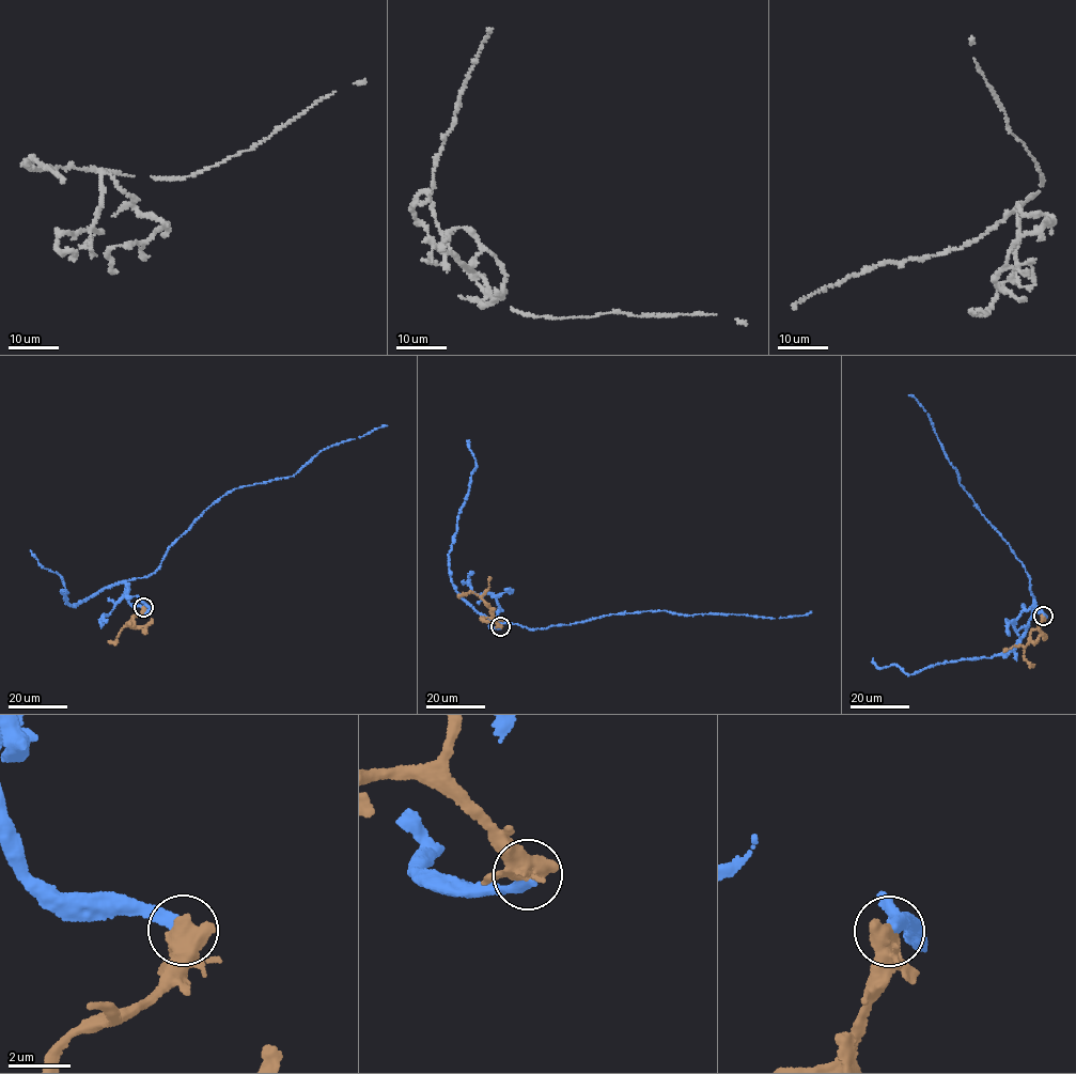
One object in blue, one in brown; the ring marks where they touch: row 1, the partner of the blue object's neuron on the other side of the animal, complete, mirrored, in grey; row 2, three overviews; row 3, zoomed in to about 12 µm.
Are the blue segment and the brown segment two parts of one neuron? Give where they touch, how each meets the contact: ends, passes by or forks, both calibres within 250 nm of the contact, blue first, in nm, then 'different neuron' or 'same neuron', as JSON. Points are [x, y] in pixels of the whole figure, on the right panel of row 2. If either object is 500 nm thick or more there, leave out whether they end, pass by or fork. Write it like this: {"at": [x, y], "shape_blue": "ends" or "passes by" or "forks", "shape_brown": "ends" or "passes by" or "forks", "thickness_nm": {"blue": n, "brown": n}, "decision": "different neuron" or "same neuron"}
{"at": [1043, 616], "thickness_nm": {"blue": 380, "brown": 750}, "decision": "same neuron"}

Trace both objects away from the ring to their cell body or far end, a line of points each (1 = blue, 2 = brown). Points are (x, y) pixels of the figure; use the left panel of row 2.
1: (143, 607), (128, 602), (126, 581), (156, 571), (170, 546), (221, 496), (292, 477), (321, 450), (387, 424)
2: (143, 607), (143, 612), (134, 616), (133, 624), (122, 629), (114, 641), (109, 641)

